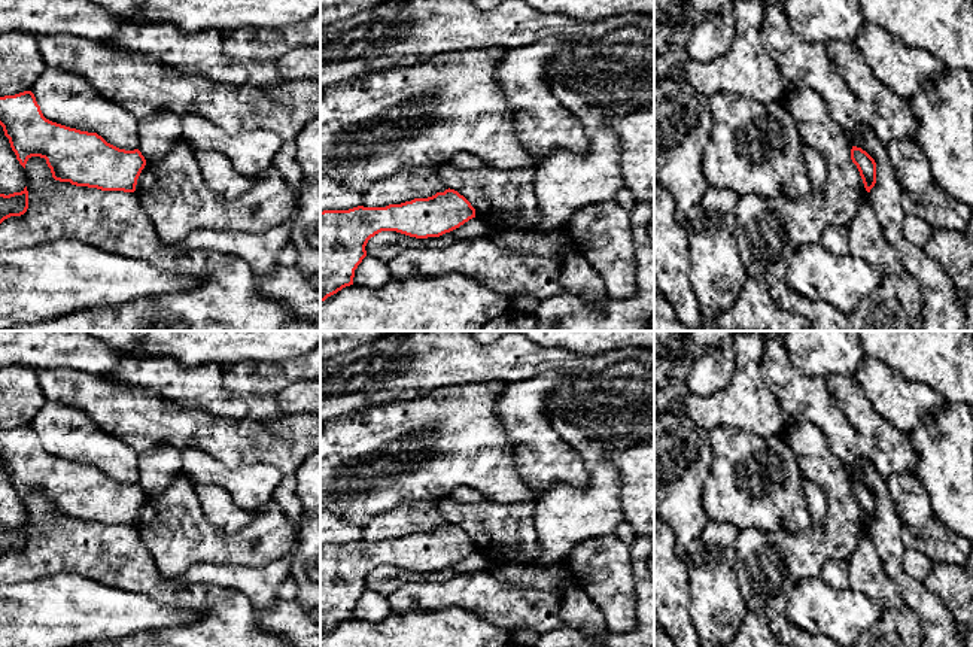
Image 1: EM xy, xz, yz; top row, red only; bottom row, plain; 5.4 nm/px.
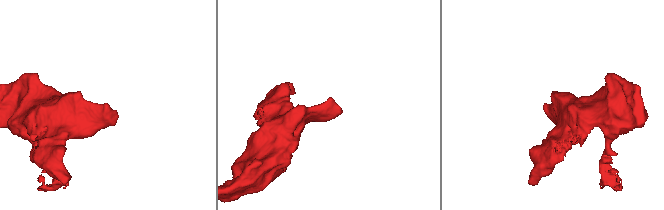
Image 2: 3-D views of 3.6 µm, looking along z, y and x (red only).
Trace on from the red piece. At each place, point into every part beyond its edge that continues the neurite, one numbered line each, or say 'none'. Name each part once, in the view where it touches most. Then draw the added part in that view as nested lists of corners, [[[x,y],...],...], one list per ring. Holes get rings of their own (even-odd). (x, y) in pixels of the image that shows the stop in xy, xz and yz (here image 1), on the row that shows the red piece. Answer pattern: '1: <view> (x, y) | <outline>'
none

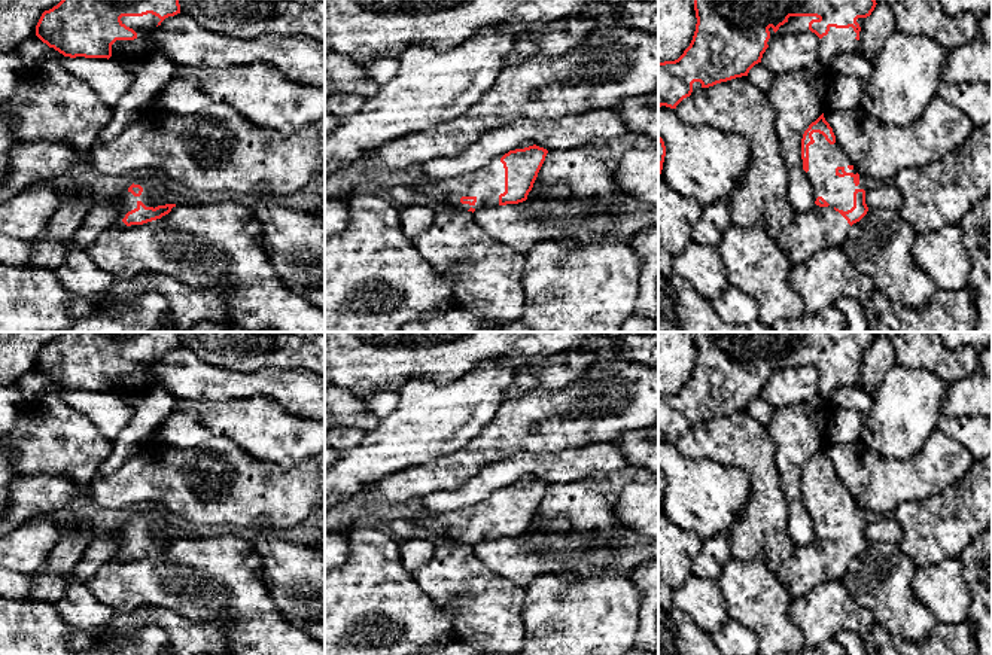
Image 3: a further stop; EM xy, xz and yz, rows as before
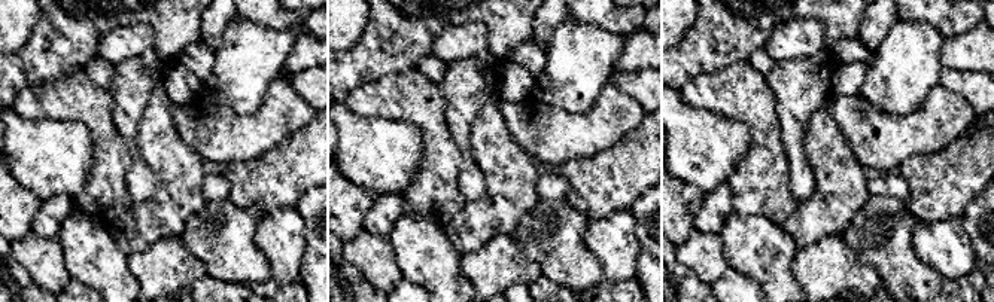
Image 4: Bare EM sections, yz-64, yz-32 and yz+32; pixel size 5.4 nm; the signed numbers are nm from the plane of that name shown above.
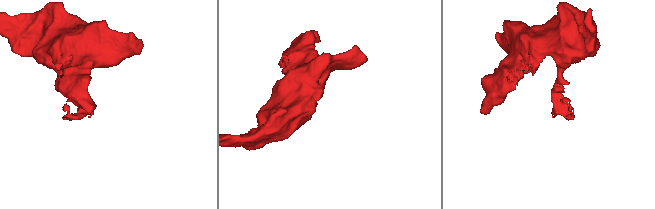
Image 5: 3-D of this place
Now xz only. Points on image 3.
1: xz (487, 183) | [[[500,156],[490,161],[475,173],[451,179],[430,179],[420,176],[414,189],[432,195],[438,202],[469,210],[499,205],[499,195],[505,192],[505,168]]]

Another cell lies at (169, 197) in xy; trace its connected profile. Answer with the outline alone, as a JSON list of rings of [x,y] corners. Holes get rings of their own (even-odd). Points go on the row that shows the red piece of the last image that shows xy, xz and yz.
[[[167,191],[161,198],[156,199],[158,205],[165,205],[165,204],[200,204],[206,198],[204,196],[194,196],[191,194],[179,194],[179,192],[171,192]]]

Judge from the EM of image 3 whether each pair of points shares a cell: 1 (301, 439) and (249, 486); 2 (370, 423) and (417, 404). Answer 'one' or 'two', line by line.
1: two
2: two

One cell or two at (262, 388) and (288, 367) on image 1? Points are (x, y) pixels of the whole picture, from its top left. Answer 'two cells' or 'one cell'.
one cell

